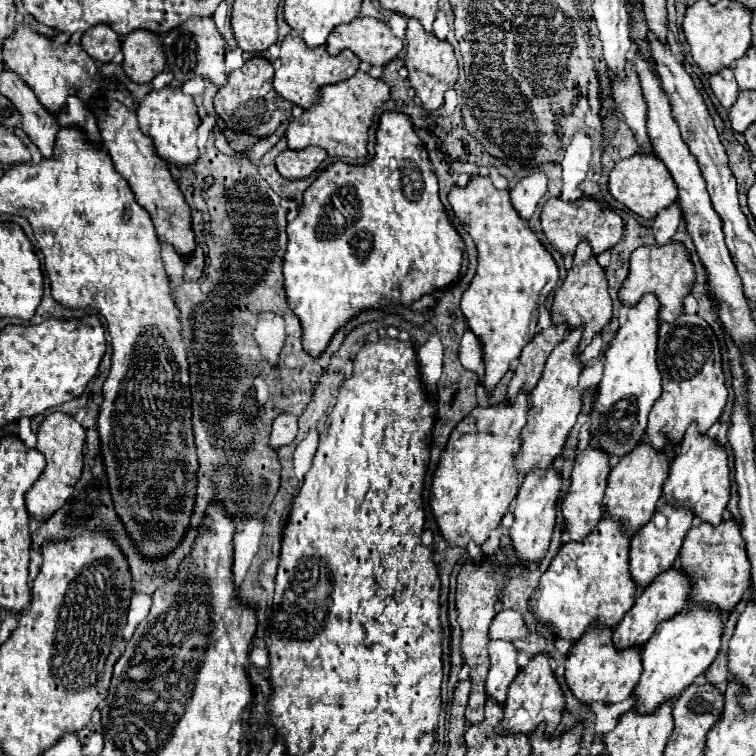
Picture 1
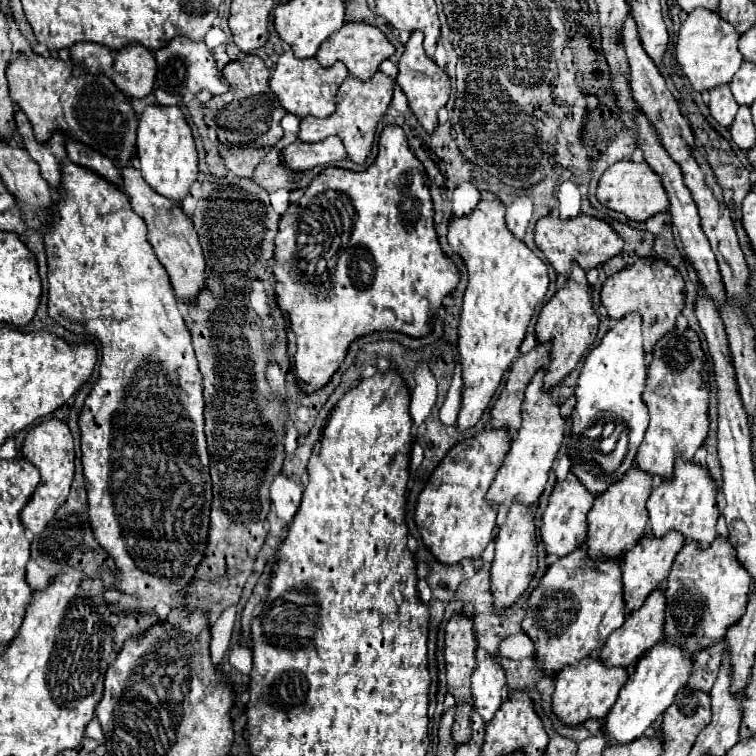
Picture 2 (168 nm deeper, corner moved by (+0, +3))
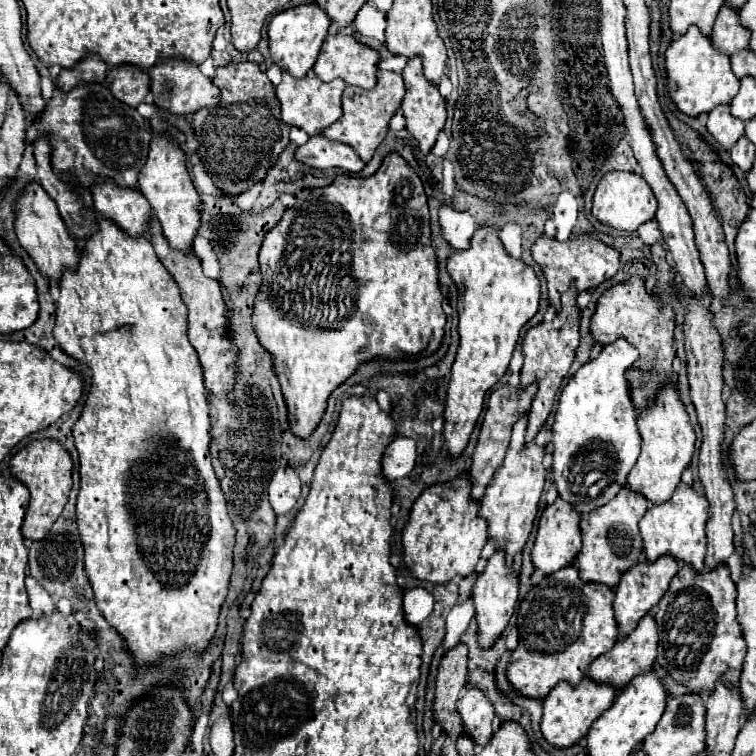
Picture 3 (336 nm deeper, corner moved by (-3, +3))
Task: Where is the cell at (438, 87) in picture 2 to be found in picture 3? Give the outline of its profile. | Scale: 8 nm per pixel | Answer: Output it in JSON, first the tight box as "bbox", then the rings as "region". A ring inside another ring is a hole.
{"bbox":[402,57,446,153],"region":[[[410,57],[408,65],[402,71],[402,77],[404,77],[404,83],[406,83],[406,95],[404,95],[404,101],[402,101],[406,127],[418,139],[420,151],[428,153],[434,147],[434,143],[436,143],[438,131],[444,127],[444,121],[446,121],[446,101],[440,95],[438,87],[432,85],[424,77],[424,73],[422,73],[422,59],[420,57]]]}

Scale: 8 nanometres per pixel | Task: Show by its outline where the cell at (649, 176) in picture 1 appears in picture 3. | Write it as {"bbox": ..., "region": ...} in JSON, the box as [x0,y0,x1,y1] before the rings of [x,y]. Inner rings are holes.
{"bbox":[592,171,658,231],"region":[[[610,171],[598,183],[598,189],[594,193],[592,215],[598,221],[602,221],[610,227],[616,227],[620,231],[636,231],[642,223],[654,219],[656,207],[658,207],[656,197],[640,175],[628,173],[628,171]]]}

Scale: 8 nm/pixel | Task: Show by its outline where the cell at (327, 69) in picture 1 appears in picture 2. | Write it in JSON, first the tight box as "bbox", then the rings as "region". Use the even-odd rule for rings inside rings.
{"bbox":[269,51,349,119],"region":[[[283,51],[281,57],[275,63],[275,71],[269,79],[271,91],[277,95],[281,107],[287,113],[297,115],[299,119],[305,119],[309,115],[313,117],[329,117],[337,109],[337,89],[345,81],[349,71],[345,69],[343,63],[335,63],[333,67],[325,69],[317,63],[315,57],[311,59],[297,59],[291,55],[291,51]]]}

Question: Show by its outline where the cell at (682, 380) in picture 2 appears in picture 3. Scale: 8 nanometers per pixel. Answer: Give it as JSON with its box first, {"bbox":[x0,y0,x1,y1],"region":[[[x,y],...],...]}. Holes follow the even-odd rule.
{"bbox":[628,383,696,503],"region":[[[664,383],[652,403],[654,405],[646,407],[638,415],[638,431],[642,433],[642,453],[628,475],[628,485],[630,489],[644,493],[652,503],[664,503],[676,491],[680,475],[694,455],[696,433],[686,413],[686,407],[680,401],[678,383]]]}

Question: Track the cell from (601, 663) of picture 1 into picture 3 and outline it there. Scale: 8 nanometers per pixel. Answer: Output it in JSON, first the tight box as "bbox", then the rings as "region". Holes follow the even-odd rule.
{"bbox":[540,675,616,747],"region":[[[588,675],[578,685],[560,681],[544,699],[544,715],[540,723],[544,739],[556,747],[570,747],[578,743],[588,733],[590,725],[612,705],[614,697],[616,697],[614,687],[606,683],[596,683]]]}

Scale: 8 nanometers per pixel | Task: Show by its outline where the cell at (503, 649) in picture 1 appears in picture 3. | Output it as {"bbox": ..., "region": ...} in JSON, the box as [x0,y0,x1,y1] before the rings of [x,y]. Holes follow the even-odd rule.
{"bbox":[458,687,494,747],"region":[[[468,687],[462,697],[458,699],[458,713],[462,715],[462,723],[468,735],[482,747],[492,737],[492,719],[494,719],[494,705],[488,695],[478,687]]]}

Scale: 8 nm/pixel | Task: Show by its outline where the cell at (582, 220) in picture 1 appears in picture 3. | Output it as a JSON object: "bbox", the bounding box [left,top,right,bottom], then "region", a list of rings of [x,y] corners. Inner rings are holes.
{"bbox":[532,233,620,309],"region":[[[582,233],[582,235],[572,235],[568,241],[556,241],[552,237],[540,237],[536,239],[534,247],[532,247],[532,257],[540,263],[546,281],[548,281],[548,297],[550,303],[558,309],[560,307],[560,295],[570,287],[572,279],[576,279],[576,289],[584,291],[584,289],[594,289],[598,283],[610,279],[618,267],[620,267],[620,253],[602,243],[600,239],[596,239],[594,235]]]}

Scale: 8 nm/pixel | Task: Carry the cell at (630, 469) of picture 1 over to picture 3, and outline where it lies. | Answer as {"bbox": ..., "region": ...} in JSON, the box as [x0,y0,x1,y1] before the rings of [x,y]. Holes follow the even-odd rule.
{"bbox":[576,487,648,587],"region":[[[622,487],[614,499],[598,507],[594,513],[582,517],[582,549],[576,557],[576,567],[582,571],[584,581],[598,581],[616,587],[622,573],[630,569],[630,565],[638,563],[638,557],[644,549],[638,521],[642,519],[646,509],[648,499],[642,493],[636,493],[630,487]]]}

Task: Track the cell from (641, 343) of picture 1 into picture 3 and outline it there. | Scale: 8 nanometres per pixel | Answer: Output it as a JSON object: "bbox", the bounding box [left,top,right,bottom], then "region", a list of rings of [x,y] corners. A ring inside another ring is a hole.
{"bbox":[554,337,642,515],"region":[[[624,337],[604,345],[596,359],[582,365],[566,383],[560,395],[554,421],[554,483],[564,501],[570,501],[582,515],[592,513],[624,485],[638,459],[642,437],[636,425],[636,409],[630,395],[626,371],[638,359],[638,349]]]}

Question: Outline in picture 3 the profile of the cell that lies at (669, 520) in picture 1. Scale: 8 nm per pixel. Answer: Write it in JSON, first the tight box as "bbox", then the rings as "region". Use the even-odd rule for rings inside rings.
{"bbox":[614,555,680,637],"region":[[[662,555],[658,557],[658,561],[646,561],[646,559],[638,561],[632,569],[622,573],[622,581],[616,587],[616,599],[614,599],[616,623],[622,637],[626,637],[638,625],[638,621],[658,605],[660,597],[666,593],[668,583],[678,573],[678,569],[680,569],[680,563],[674,557]]]}

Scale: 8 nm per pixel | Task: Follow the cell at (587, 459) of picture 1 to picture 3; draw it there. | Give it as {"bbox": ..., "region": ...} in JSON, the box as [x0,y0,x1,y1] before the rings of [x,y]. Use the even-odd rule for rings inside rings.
{"bbox":[532,501,582,575],"region":[[[554,501],[548,505],[540,517],[538,523],[538,535],[532,549],[532,563],[536,569],[544,571],[546,575],[552,575],[554,571],[570,565],[574,557],[578,555],[578,549],[582,545],[582,529],[580,529],[582,515],[570,505],[568,501]]]}

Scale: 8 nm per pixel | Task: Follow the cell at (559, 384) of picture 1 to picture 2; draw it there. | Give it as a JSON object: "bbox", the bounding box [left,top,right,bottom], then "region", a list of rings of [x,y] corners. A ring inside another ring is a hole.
{"bbox":[485,369,565,505],"region":[[[545,369],[537,371],[525,389],[525,401],[521,409],[521,429],[517,433],[517,439],[511,443],[509,453],[505,455],[505,461],[493,479],[485,499],[489,505],[511,505],[513,499],[517,499],[523,505],[535,505],[545,489],[547,475],[553,467],[553,461],[557,457],[557,451],[563,441],[565,421],[559,415],[559,405],[551,399],[551,391],[543,391],[543,375]]]}

